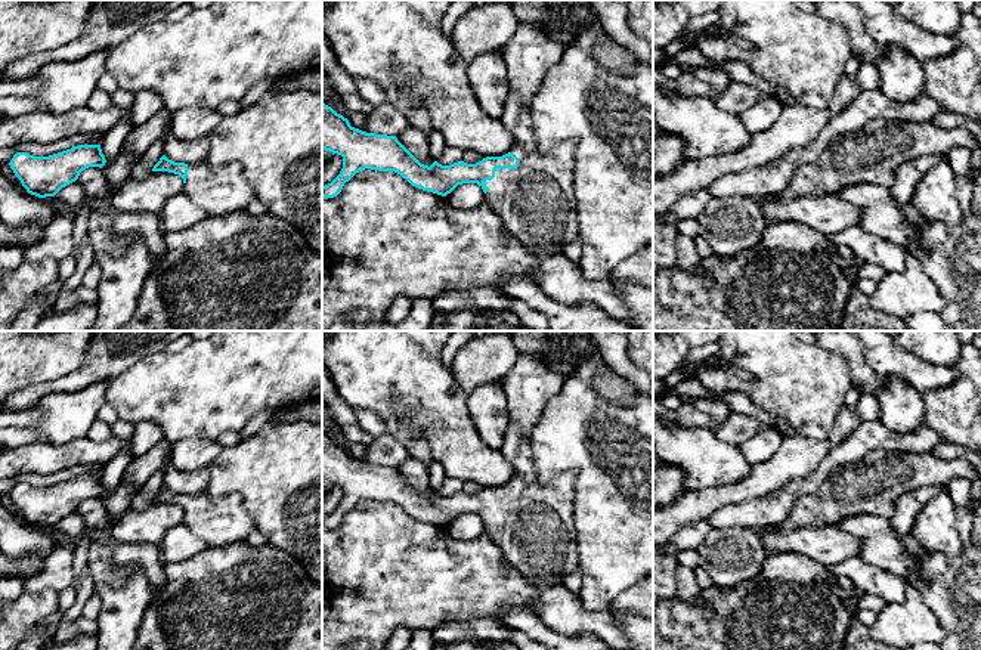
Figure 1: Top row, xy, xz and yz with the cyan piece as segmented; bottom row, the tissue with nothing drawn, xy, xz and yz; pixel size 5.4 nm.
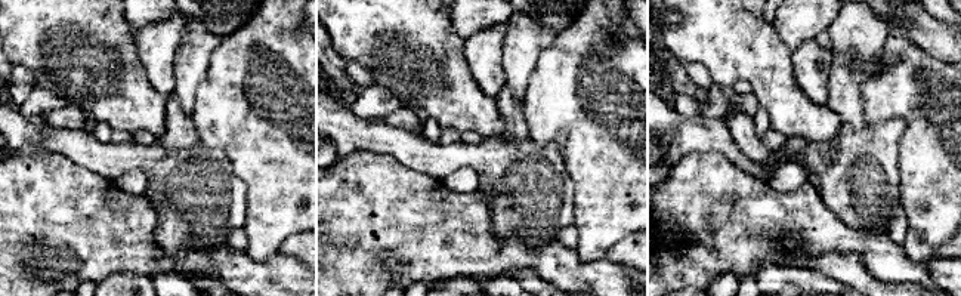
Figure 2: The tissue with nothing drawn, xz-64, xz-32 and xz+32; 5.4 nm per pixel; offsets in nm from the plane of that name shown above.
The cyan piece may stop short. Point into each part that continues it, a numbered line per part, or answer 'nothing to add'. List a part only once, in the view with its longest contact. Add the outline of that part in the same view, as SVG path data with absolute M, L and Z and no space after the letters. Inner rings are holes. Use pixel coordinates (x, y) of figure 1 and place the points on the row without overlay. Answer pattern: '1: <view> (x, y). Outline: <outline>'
1: xz (535, 534). Outline: M566 471L550 485L524 482L514 476L511 485L519 489L517 499L496 499L495 508L486 511L489 521L485 533L492 539L508 570L538 588L560 585L579 566L576 550L576 530L573 523L573 492L576 473Z

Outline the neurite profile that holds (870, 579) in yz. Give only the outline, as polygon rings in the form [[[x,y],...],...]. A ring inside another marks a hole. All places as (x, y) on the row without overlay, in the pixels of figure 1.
[[[858,555],[850,557],[832,567],[833,576],[847,576],[854,586],[866,594],[875,594],[886,603],[903,603],[906,600],[907,581],[881,569],[867,564]]]

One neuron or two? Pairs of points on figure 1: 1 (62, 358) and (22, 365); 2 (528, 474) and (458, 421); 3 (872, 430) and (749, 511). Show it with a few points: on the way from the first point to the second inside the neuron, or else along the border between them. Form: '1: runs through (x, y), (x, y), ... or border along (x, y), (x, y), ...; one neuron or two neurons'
1: runs through (52, 358), (33, 358); one neuron
2: border along (500, 451), (514, 474); two neurons
3: runs through (841, 455), (808, 485), (797, 488), (780, 503); one neuron

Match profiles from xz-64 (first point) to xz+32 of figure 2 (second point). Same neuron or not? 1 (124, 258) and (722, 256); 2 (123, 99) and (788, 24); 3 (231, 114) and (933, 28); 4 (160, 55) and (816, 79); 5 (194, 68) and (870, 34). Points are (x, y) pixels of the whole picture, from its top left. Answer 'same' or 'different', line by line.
1: same
2: different
3: different
4: same
5: same

